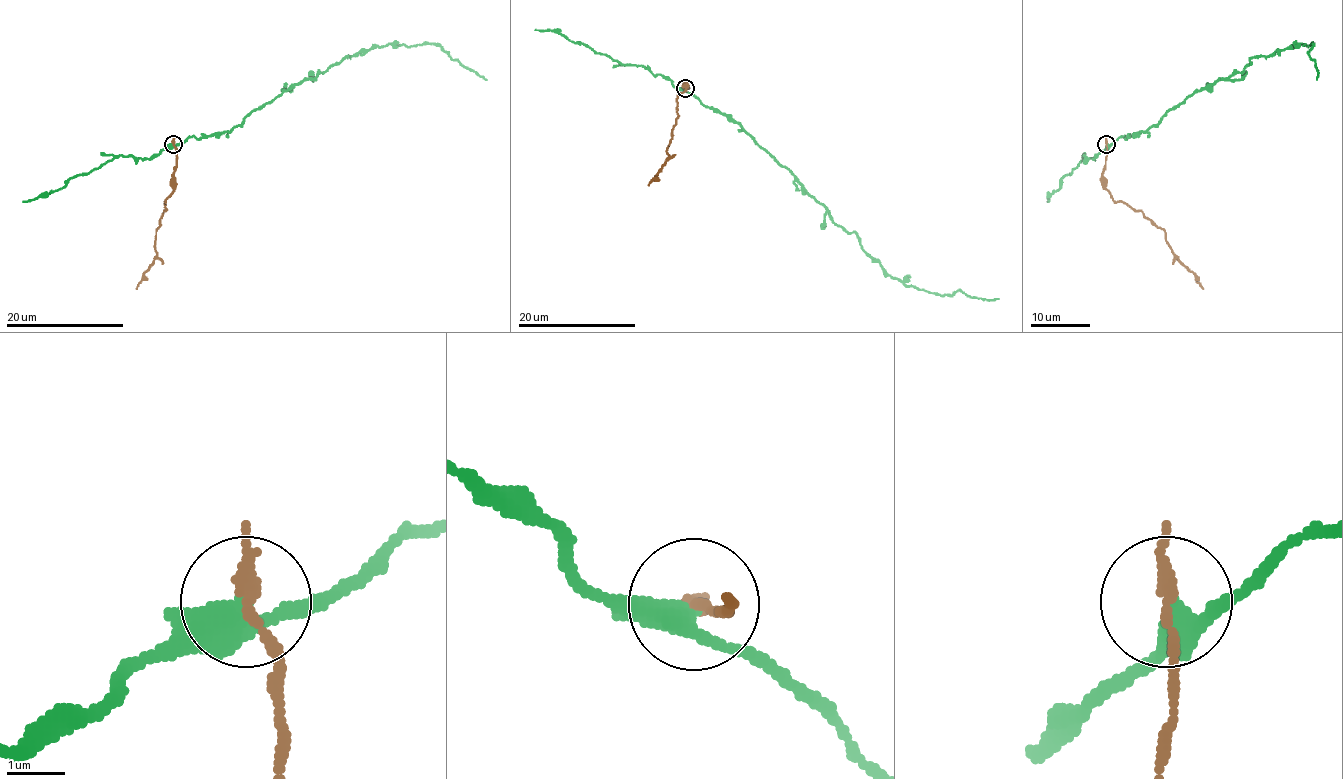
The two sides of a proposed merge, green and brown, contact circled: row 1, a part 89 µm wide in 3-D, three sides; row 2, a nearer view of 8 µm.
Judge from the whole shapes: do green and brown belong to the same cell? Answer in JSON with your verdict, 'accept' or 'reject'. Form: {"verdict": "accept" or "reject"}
{"verdict": "reject"}

